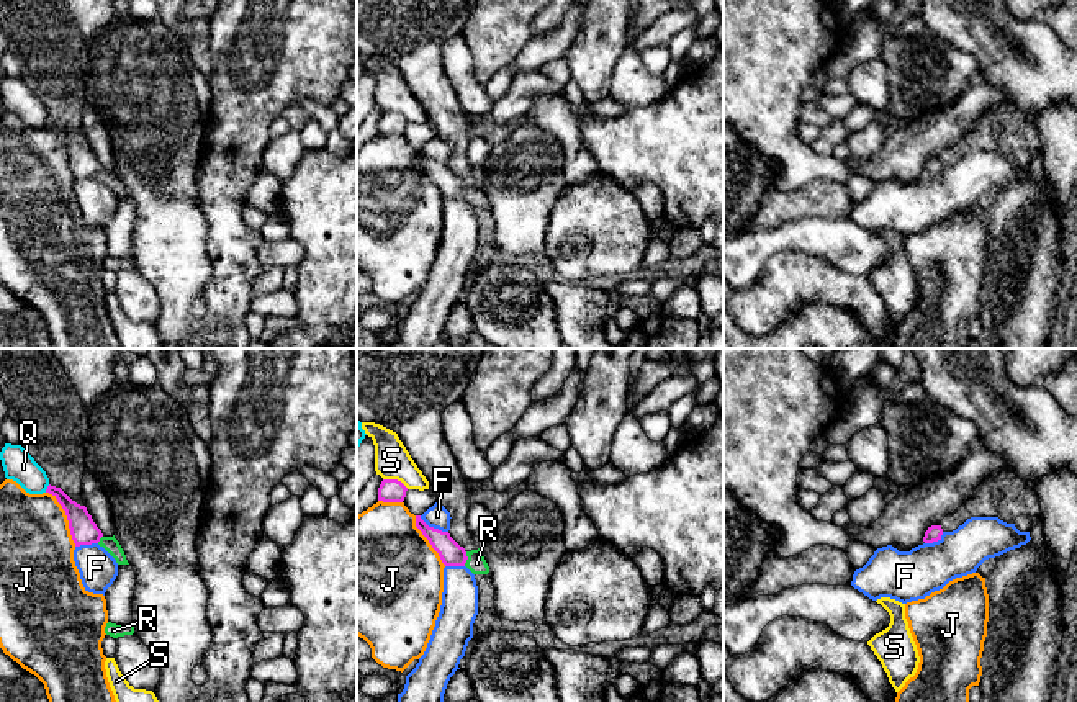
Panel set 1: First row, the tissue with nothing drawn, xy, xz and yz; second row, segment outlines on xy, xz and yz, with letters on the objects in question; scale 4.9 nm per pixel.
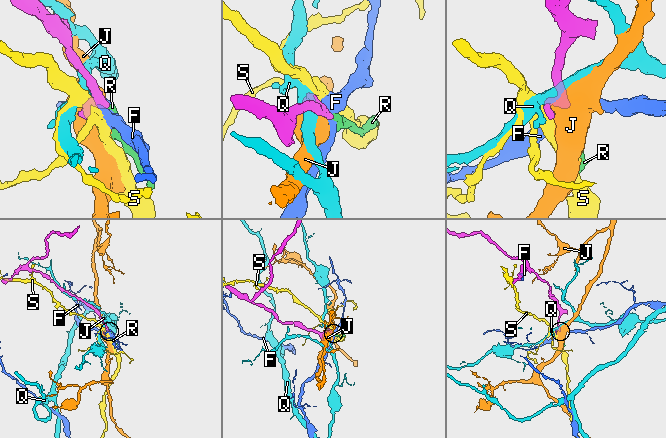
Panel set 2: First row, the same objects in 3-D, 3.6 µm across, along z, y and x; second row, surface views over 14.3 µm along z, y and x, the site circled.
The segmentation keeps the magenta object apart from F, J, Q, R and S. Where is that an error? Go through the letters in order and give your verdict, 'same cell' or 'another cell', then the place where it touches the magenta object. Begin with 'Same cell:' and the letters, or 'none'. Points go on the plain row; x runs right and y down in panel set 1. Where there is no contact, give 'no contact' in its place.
Same cell: R
F: another cell; meets magenta in xz at (432, 161)
J: another cell; meets magenta in xy at (67, 151)
Q: another cell; meets magenta in xy at (48, 121)
R: same cell; meets magenta in xz at (467, 192)
S: another cell; meets magenta in xz at (396, 113)

